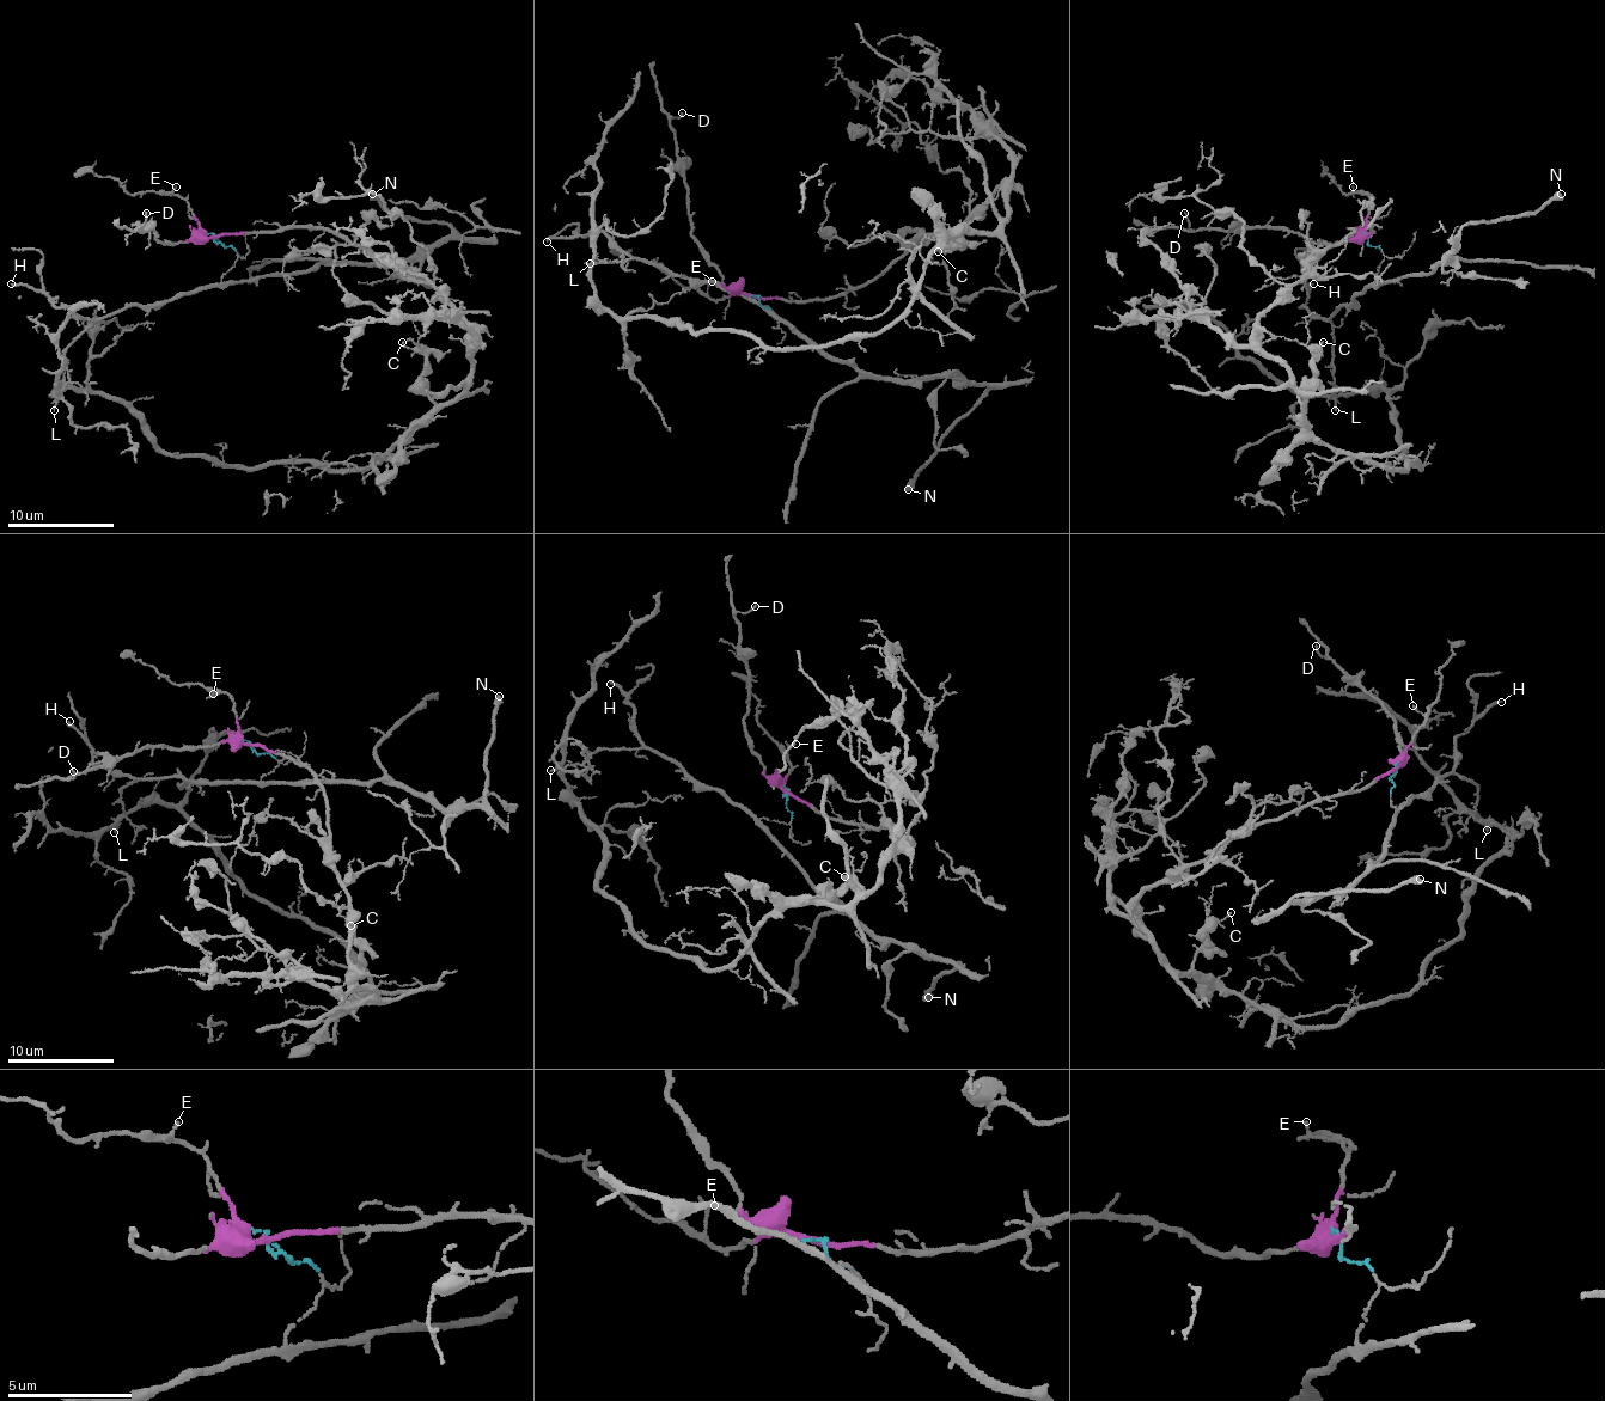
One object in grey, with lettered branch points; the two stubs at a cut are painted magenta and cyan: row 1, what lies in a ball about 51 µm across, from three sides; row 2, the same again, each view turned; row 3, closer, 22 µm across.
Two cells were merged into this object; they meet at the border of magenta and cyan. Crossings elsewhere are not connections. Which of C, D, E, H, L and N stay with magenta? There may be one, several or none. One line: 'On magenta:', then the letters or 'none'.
On magenta: C, D, E

